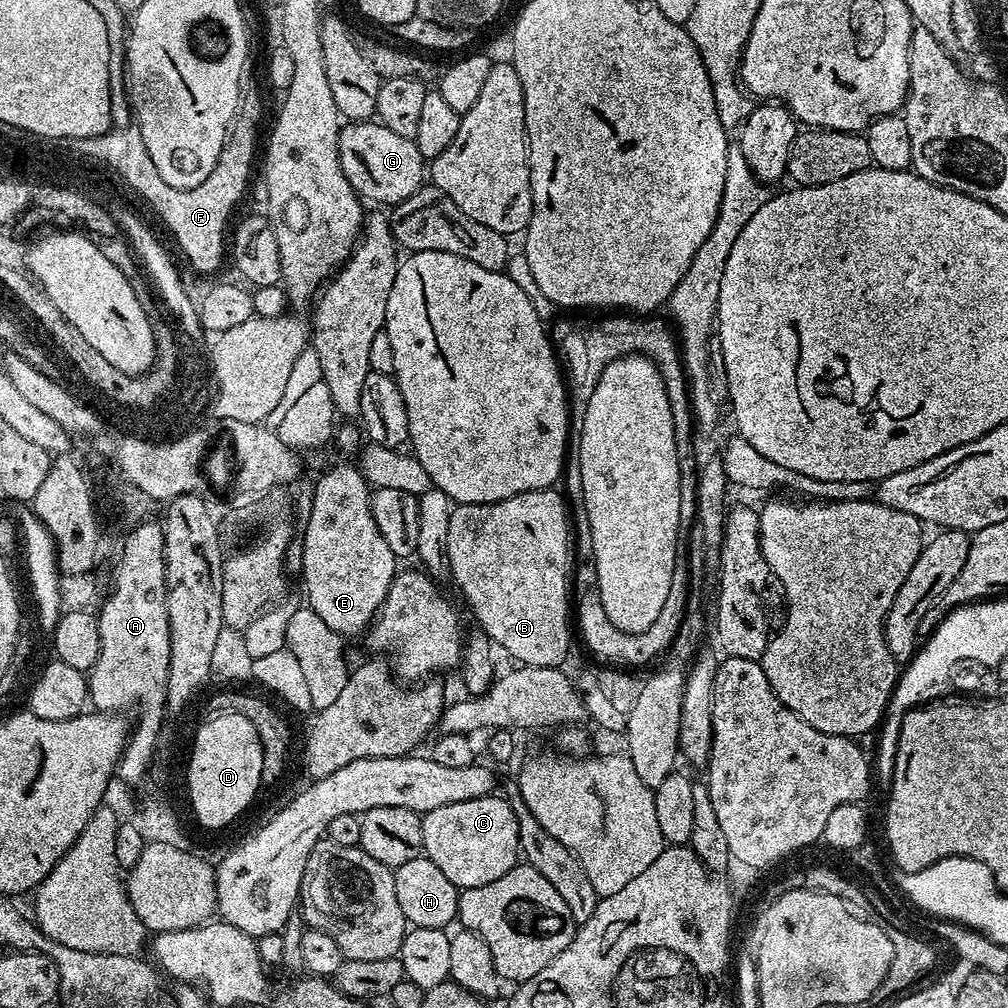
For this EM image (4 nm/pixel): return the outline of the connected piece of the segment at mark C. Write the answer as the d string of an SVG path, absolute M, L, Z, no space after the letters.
M500 794L453 802L451 806L438 806L438 810L423 813L422 842L423 855L454 882L457 890L486 886L486 882L502 878L502 874L516 867L521 855L514 810Z

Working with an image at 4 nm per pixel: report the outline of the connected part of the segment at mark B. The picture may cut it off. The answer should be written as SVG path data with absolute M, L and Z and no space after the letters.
M543 488L533 492L523 492L493 504L456 504L450 514L450 527L446 533L446 554L448 555L451 583L456 583L457 590L464 595L464 600L468 603L473 618L480 623L477 624L479 631L485 632L501 653L502 651L509 652L517 660L515 663L525 668L560 668L563 660L568 656L572 636L574 640L574 632L570 627L570 604L568 608L568 518L570 522L570 508L565 497L559 491L557 492L552 488Z

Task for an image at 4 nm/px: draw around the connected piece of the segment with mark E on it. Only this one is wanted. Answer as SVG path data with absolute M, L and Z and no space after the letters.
M355 463L352 464L336 464L321 480L315 481L316 489L313 494L313 509L310 510L310 518L308 525L302 533L304 541L304 553L299 562L299 567L304 568L304 592L308 595L306 600L307 607L314 610L314 614L318 614L318 618L322 618L322 622L326 622L326 626L330 626L330 630L339 632L341 637L349 638L348 636L356 636L365 631L368 625L371 624L376 617L377 610L382 606L382 602L386 598L386 594L390 590L390 582L396 577L398 571L398 557L390 550L390 546L386 546L386 538L382 538L382 534L378 530L378 526L374 522L372 512L368 509L370 499L370 485L364 481L364 476L360 473L359 467Z

